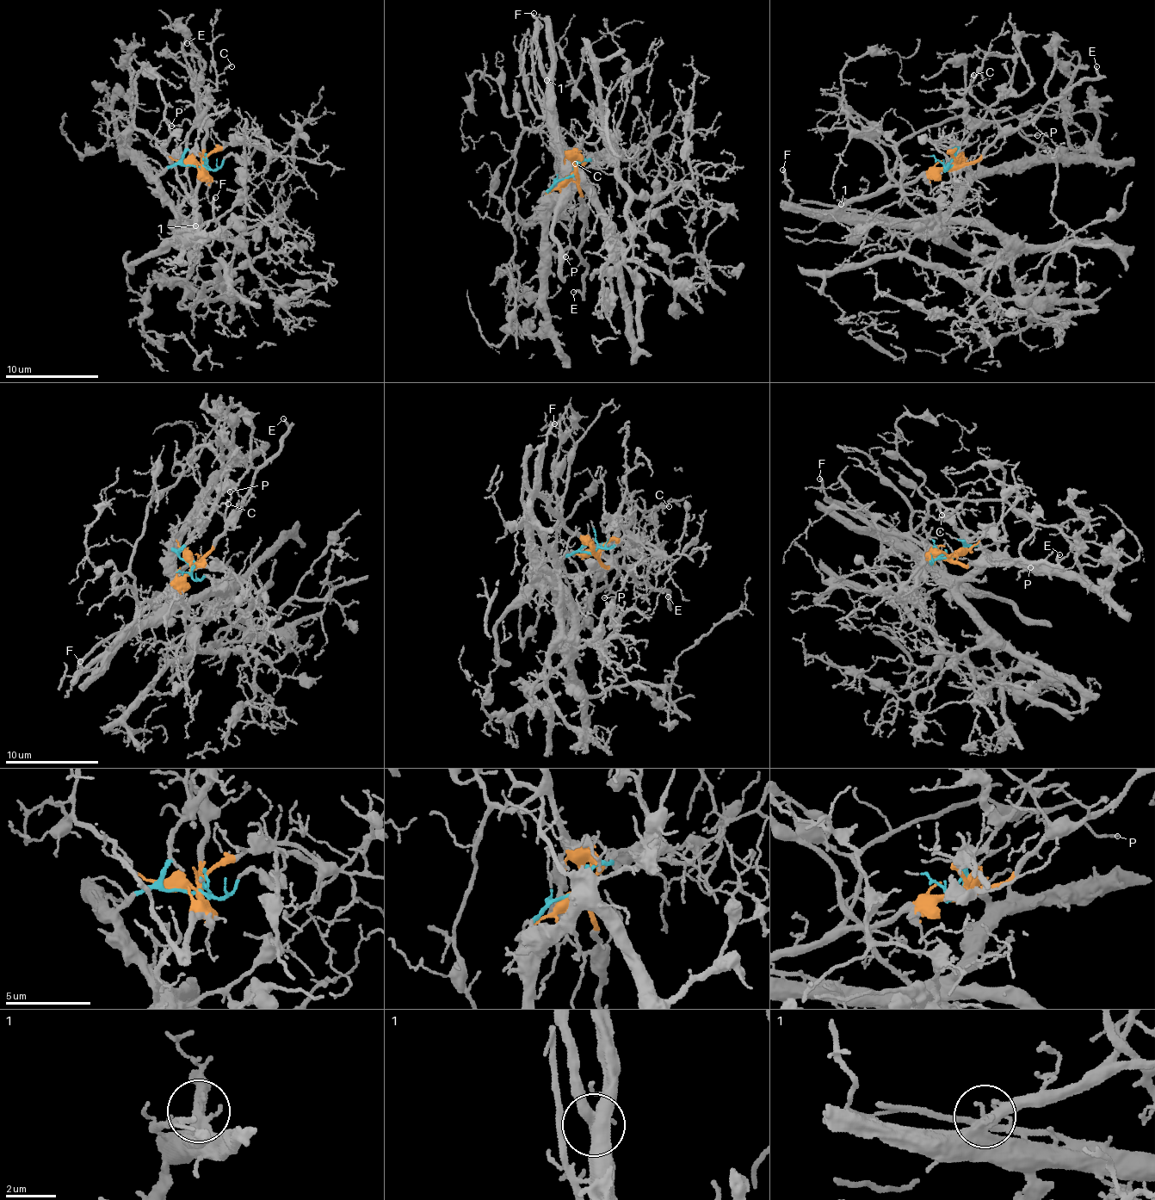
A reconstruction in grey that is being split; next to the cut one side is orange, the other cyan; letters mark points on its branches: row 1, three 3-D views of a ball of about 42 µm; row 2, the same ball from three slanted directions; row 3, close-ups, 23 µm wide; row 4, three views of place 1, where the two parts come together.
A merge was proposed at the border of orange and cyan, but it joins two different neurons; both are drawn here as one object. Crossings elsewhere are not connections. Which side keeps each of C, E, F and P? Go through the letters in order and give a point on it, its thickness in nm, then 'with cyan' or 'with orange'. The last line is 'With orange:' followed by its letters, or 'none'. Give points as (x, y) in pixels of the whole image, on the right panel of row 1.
C: (973, 75) | 120 nm | with orange
E: (1096, 66) | 170 nm | with orange
F: (782, 170) | 200 nm | with orange
P: (1037, 135) | 130 nm | with orange
With orange: C, E, F, P

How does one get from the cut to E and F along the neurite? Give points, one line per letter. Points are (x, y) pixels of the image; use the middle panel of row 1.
E: (571, 175), (577, 179), (577, 188), (581, 193), (583, 235), (579, 258), (588, 269), (584, 288), (573, 291)
F: (571, 175), (571, 152), (562, 135), (552, 104), (552, 92), (543, 73), (536, 30), (541, 26), (534, 12)

